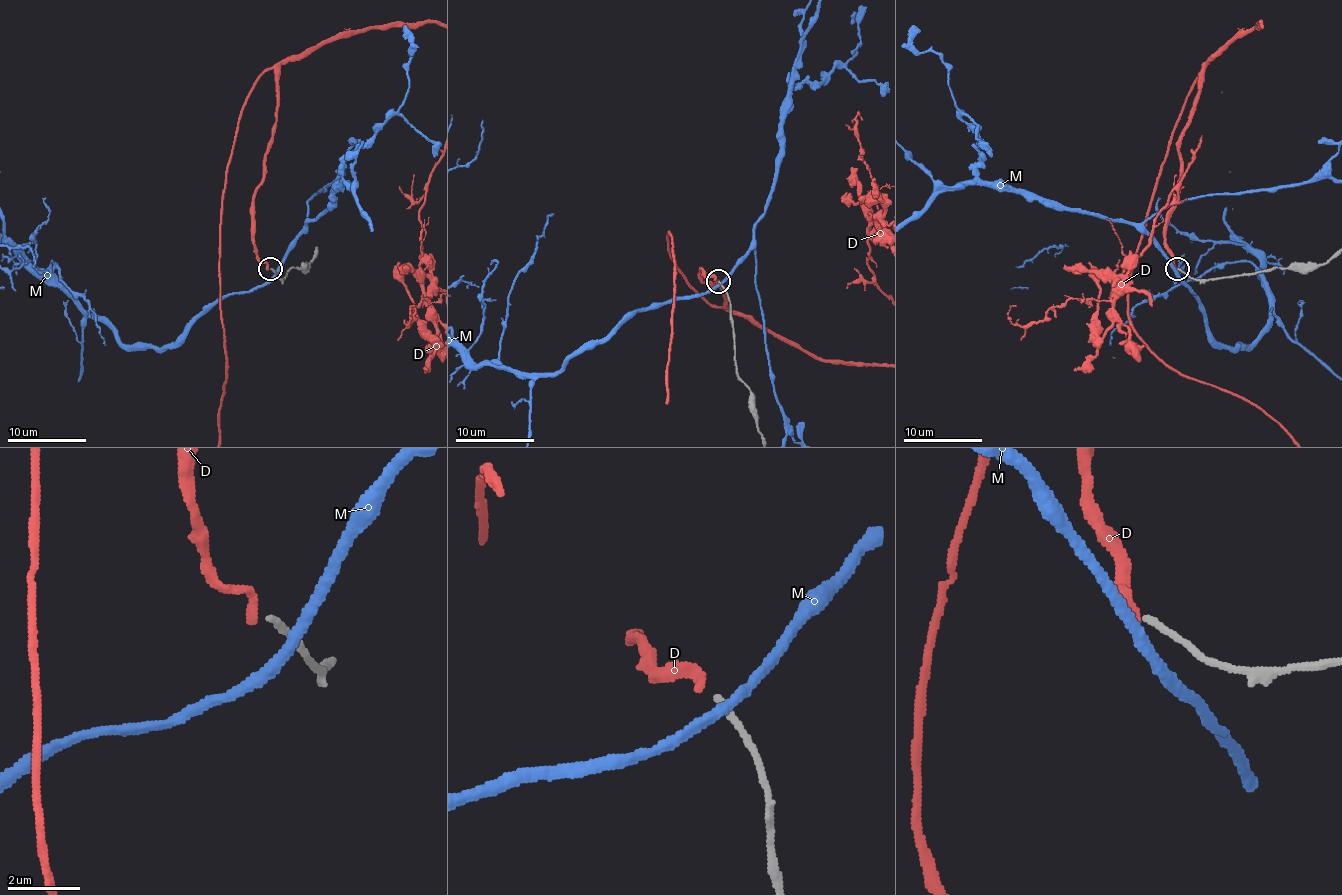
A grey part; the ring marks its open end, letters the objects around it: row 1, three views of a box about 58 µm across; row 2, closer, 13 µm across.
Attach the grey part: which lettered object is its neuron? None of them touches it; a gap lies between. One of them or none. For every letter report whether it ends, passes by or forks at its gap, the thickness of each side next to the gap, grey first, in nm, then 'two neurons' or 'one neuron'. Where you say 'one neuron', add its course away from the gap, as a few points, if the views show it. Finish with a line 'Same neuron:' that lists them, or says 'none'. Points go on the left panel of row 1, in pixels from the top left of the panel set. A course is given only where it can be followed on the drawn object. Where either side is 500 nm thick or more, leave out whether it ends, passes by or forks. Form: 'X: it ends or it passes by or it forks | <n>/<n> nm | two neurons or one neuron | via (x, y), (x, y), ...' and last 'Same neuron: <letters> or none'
D: it ends | 180/240 nm | two neurons
M: it passes by | 180/300 nm | two neurons
Same neuron: none

